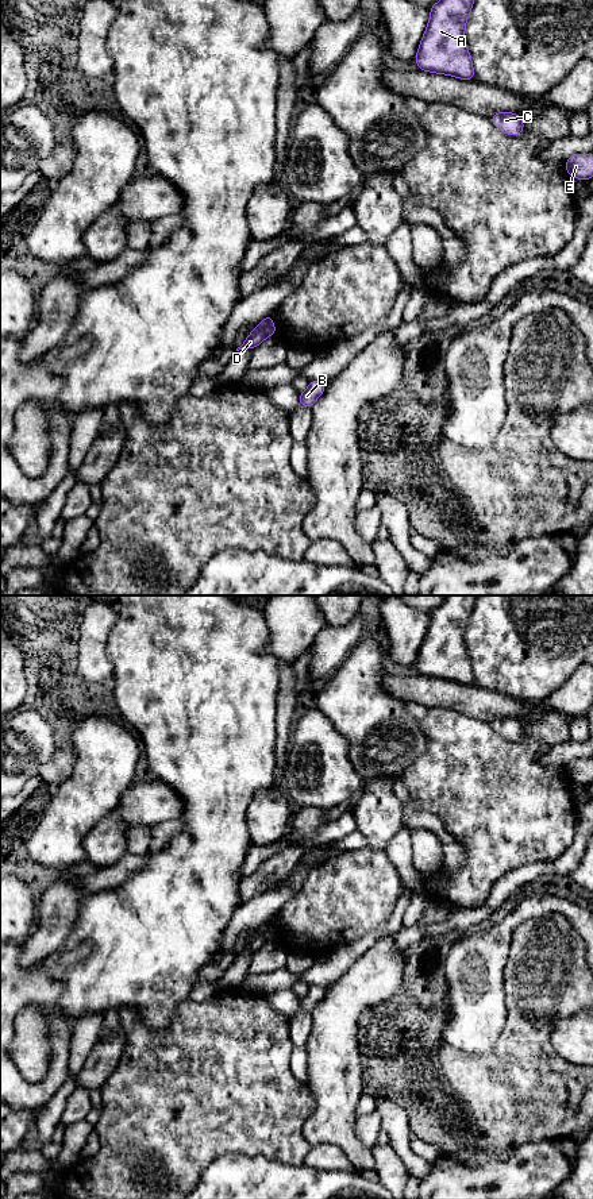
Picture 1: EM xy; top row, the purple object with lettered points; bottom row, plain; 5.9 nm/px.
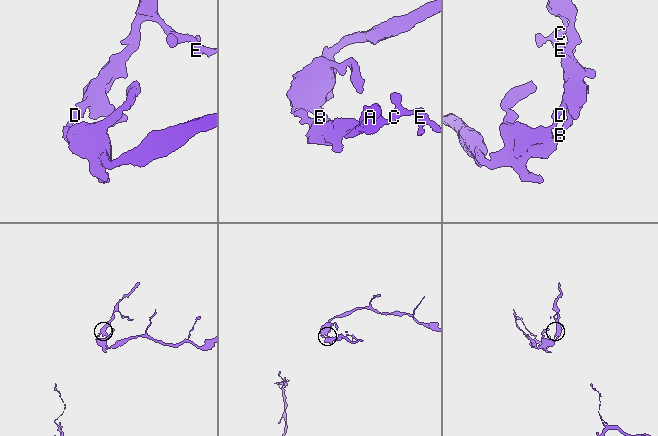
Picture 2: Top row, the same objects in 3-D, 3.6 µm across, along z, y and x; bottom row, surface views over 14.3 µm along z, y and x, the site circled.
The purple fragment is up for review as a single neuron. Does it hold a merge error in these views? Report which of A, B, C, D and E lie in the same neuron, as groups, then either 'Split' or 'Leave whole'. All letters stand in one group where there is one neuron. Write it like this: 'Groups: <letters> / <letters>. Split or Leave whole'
Groups: A C E / B D. Split

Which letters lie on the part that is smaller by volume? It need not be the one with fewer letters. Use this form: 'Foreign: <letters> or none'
Foreign: A, C, E

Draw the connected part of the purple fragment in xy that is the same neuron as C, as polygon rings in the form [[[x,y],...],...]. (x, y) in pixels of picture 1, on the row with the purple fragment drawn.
[[[498,112],[490,117],[490,122],[504,134],[519,135],[524,132],[523,116],[512,112]]]

